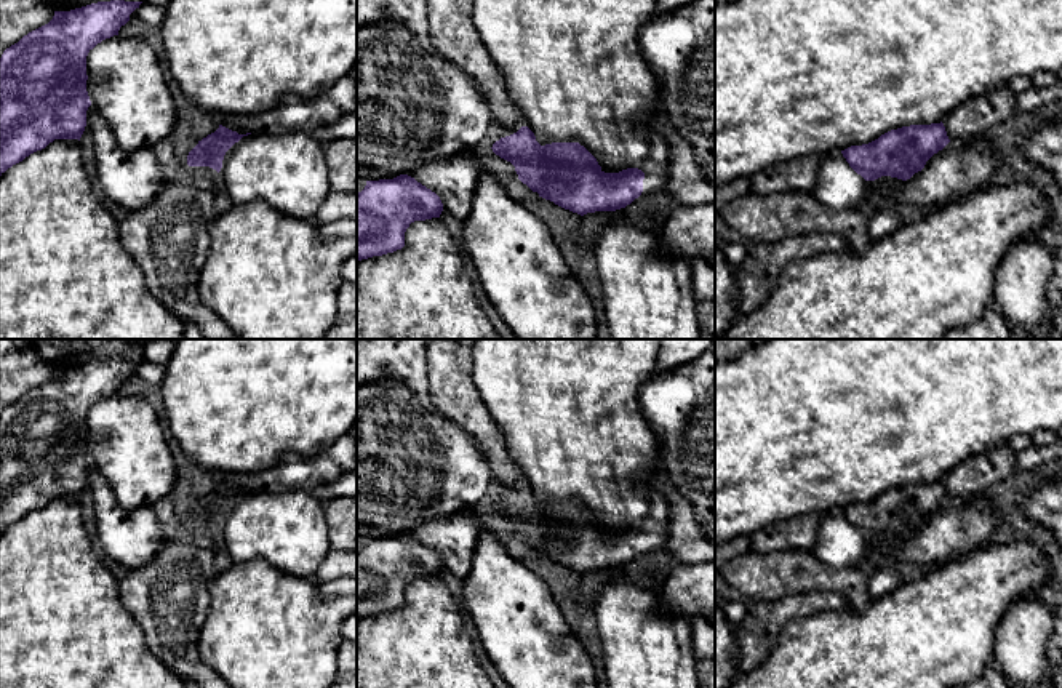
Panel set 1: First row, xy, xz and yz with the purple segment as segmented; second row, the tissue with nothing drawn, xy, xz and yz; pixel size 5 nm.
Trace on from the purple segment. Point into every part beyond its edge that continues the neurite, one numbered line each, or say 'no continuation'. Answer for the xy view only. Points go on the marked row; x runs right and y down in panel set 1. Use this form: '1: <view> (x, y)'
no continuation

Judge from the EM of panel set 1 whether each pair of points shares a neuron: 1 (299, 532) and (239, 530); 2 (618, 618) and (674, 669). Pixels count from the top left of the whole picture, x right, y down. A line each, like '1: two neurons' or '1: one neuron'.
1: one neuron
2: one neuron

